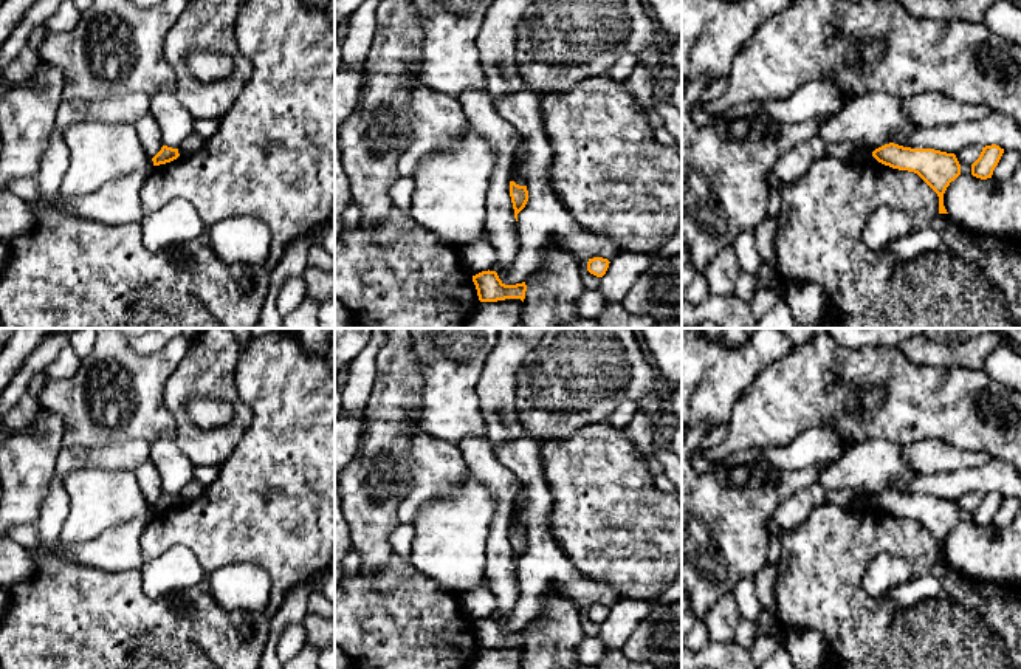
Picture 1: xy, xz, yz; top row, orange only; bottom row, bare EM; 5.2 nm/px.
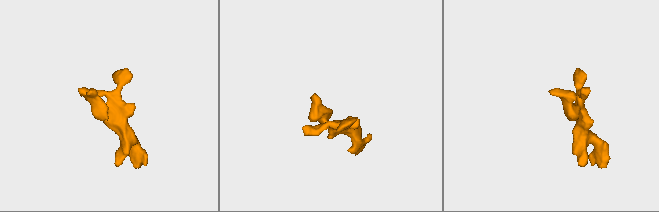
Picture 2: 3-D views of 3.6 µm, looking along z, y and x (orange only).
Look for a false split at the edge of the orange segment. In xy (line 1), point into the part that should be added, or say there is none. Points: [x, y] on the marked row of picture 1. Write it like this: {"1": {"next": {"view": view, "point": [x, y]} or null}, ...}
{"1": {"next": null}}

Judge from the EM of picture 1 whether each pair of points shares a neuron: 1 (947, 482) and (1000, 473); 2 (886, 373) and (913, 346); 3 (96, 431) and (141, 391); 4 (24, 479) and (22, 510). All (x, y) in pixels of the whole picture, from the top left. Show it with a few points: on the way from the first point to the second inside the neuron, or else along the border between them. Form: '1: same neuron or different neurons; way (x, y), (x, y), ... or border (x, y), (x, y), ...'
1: same neuron; way (959, 482), (987, 479)
2: different neurons; border (899, 347), (913, 361), (938, 367)
3: same neuron; way (107, 420), (130, 397)
4: same neuron; way (24, 487), (22, 502)

